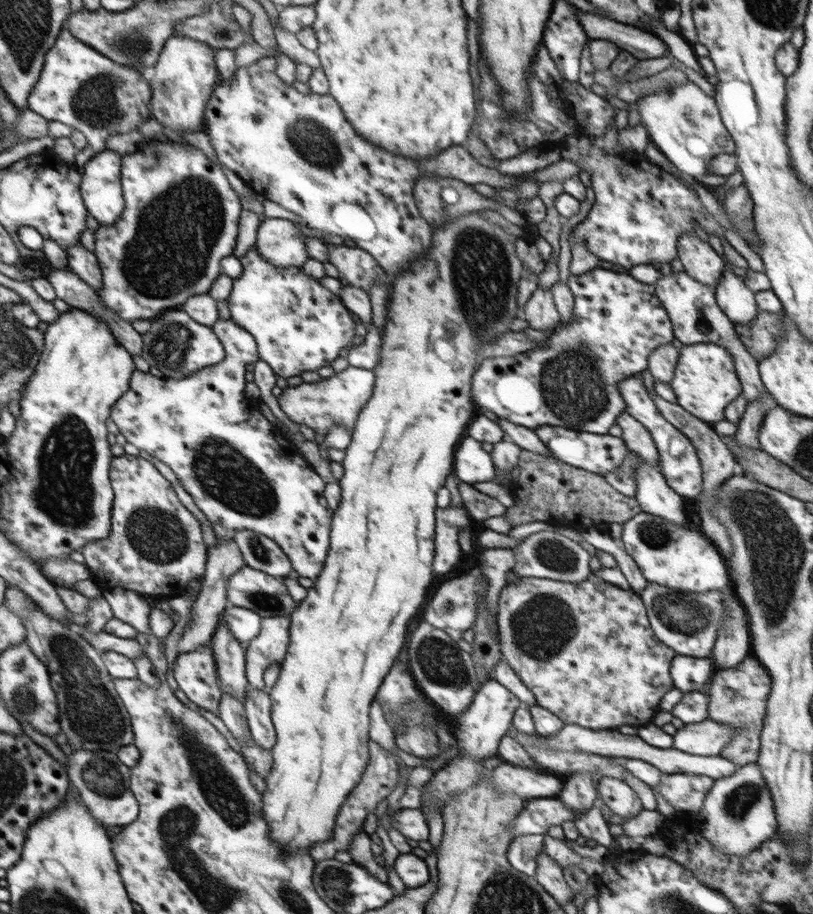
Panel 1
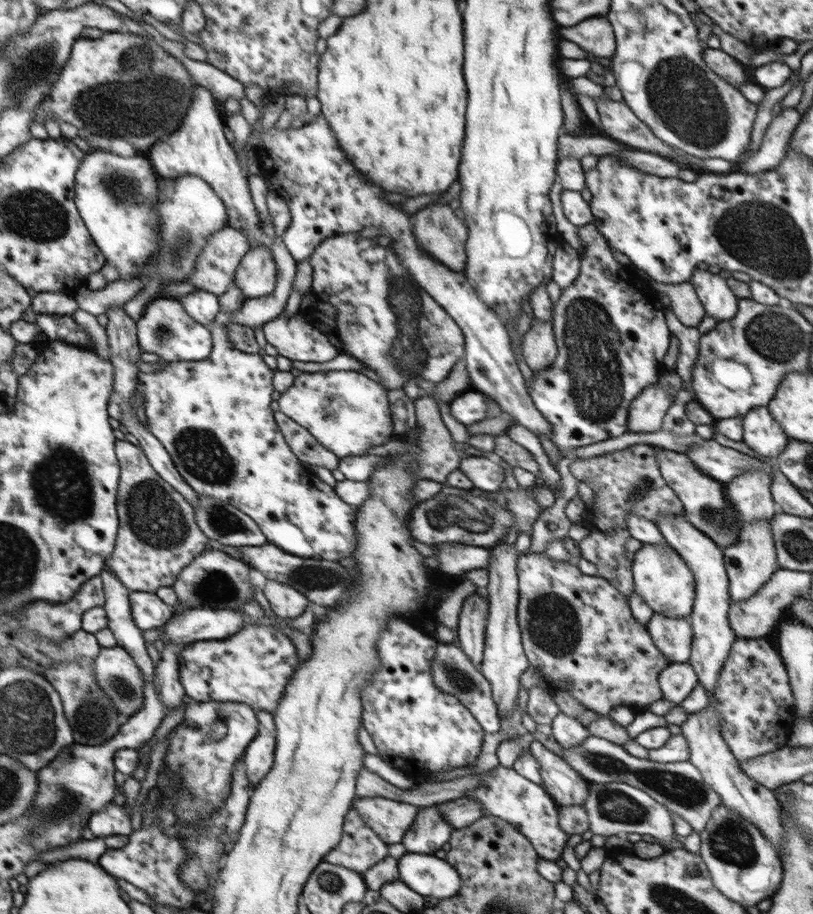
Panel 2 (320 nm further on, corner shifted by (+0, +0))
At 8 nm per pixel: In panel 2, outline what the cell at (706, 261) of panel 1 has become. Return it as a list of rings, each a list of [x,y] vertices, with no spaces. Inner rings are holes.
[[[695,269],[690,277],[690,284],[693,284],[696,294],[704,307],[705,314],[716,320],[730,320],[737,313],[738,297],[730,290],[727,280],[720,277],[720,274],[711,274],[710,271],[698,271]]]

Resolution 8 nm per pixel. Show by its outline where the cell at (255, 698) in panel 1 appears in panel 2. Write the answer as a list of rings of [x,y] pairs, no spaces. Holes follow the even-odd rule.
[[[260,726],[256,738],[246,747],[244,752],[246,776],[254,786],[270,772],[274,765],[276,741],[275,735]]]

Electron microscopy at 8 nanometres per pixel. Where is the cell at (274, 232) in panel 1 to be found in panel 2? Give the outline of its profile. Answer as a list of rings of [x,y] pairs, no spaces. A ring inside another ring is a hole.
[[[268,243],[249,249],[235,273],[235,286],[242,291],[245,299],[268,296],[275,289],[278,278]]]

